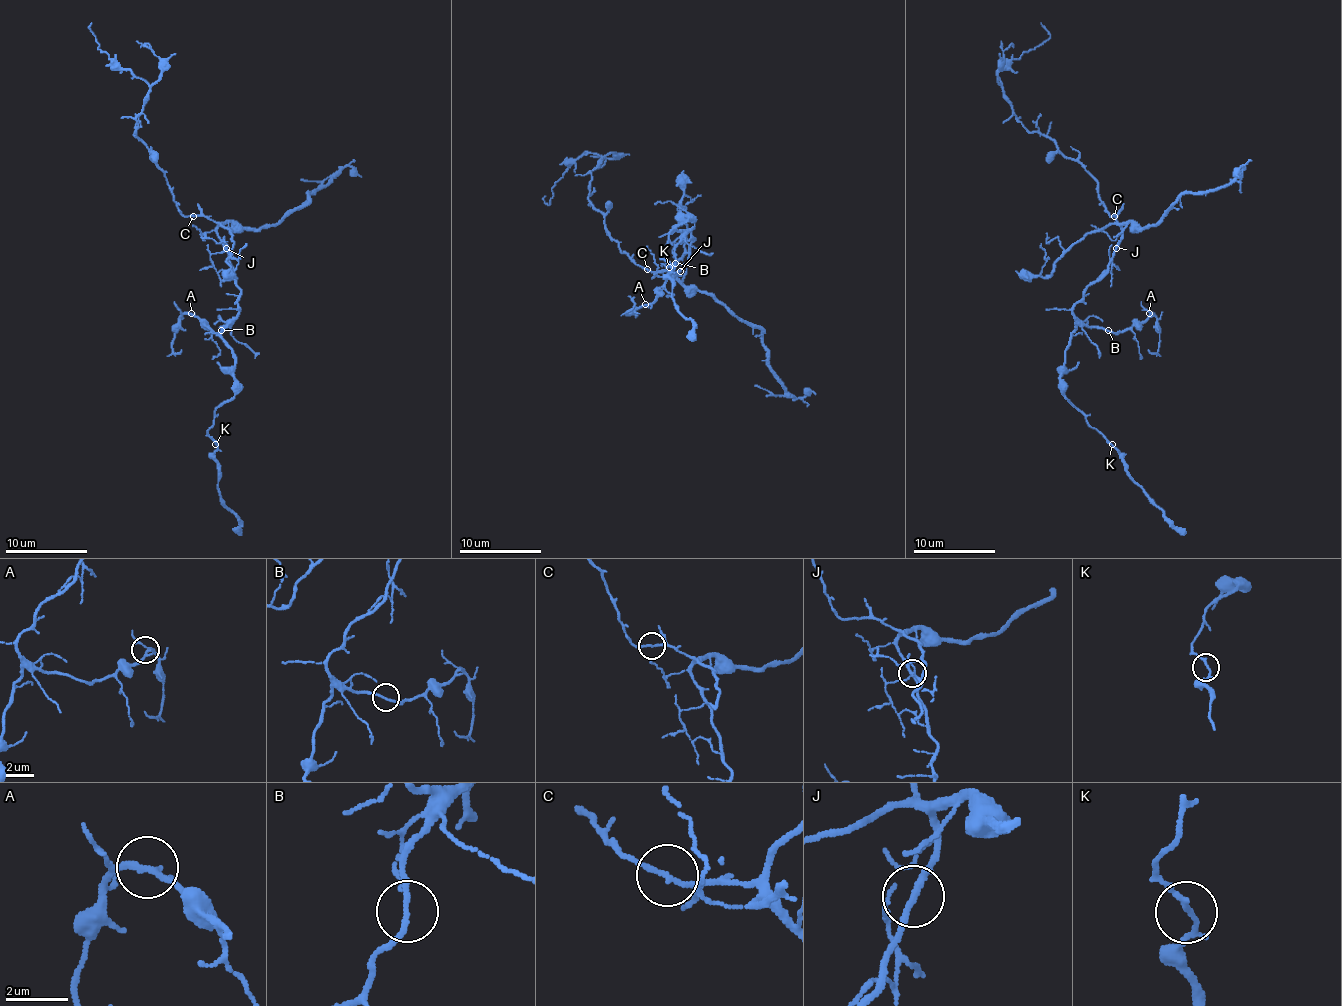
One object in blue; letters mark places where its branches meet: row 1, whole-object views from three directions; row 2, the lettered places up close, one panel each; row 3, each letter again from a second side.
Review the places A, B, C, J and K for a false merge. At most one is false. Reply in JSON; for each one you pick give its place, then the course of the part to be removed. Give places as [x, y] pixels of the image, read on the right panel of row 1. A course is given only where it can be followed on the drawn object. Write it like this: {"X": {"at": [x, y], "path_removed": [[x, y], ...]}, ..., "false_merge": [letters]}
{"false_merge": []}

